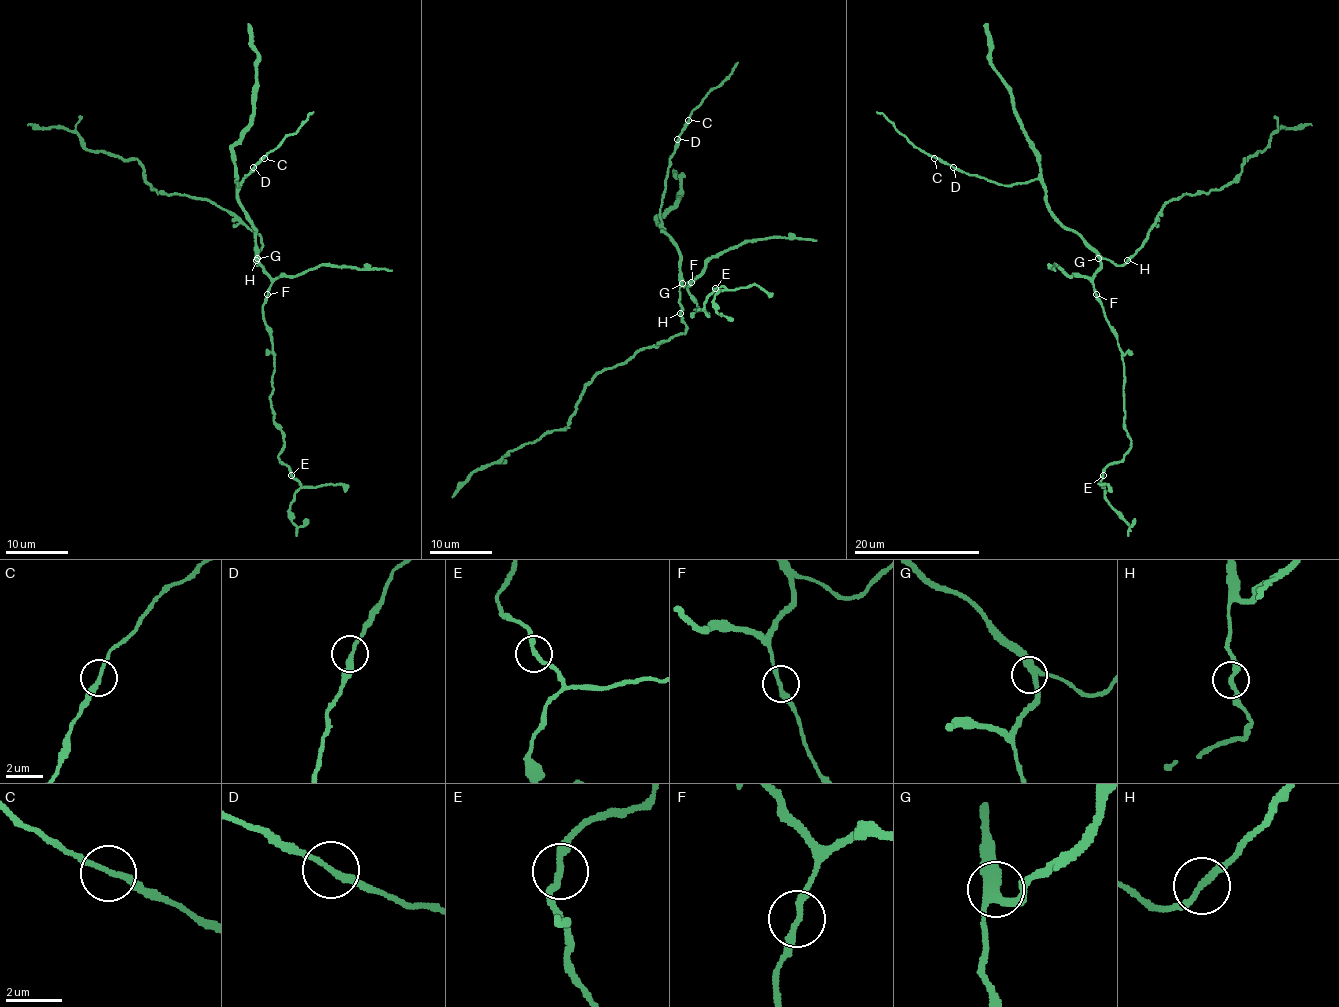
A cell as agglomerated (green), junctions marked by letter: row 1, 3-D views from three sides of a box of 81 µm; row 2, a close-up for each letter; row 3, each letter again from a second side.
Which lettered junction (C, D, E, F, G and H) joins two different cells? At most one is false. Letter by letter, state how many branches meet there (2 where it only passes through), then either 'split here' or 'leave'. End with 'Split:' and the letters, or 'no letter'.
C: 2 | leave
D: 2 | leave
E: 2 | leave
F: 2 | leave
G: 3 | leave
H: 2 | leave
Split: no letter

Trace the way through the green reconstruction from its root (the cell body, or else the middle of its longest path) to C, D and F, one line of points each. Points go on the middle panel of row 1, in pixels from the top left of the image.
C: (680, 310), (680, 252), (662, 230), (660, 205), (669, 156), (688, 120)
D: (680, 310), (680, 252), (662, 230), (660, 217), (669, 156), (677, 139)
F: (680, 310), (679, 288), (691, 282)

